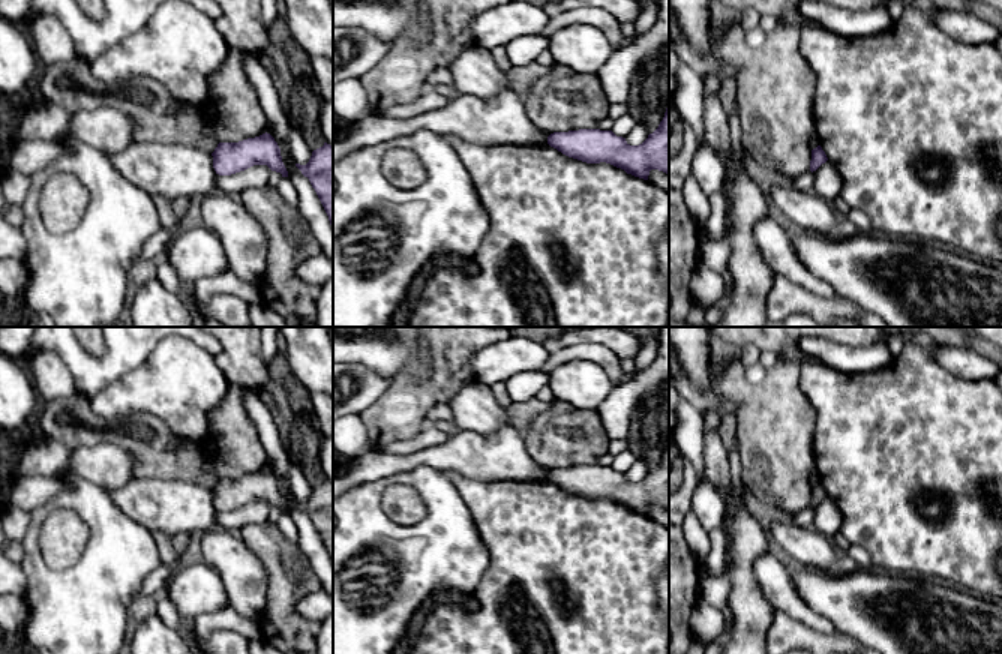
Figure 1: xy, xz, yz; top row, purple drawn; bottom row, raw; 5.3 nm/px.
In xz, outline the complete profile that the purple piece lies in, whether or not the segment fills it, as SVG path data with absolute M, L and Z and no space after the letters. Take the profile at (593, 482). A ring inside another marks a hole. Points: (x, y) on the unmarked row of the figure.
M669 441L658 464L639 482L600 465L554 468L548 480L568 494L586 500L606 498L644 516L651 506L669 510Z

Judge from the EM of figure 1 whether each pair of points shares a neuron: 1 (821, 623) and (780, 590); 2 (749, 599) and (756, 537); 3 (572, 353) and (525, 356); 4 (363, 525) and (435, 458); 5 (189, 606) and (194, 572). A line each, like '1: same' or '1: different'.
1: same
2: same
3: different
4: different
5: same

